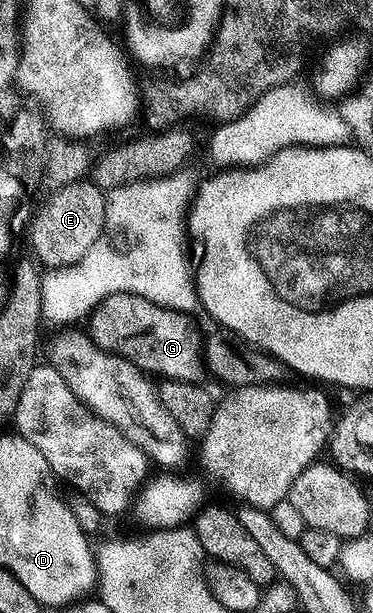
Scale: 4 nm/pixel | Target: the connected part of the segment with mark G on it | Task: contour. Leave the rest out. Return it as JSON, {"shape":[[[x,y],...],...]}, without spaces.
{"shape":[[[115,293],[106,299],[102,299],[102,303],[96,305],[96,308],[92,310],[90,316],[87,318],[86,324],[88,324],[86,332],[97,347],[105,349],[107,353],[114,353],[117,357],[126,358],[130,364],[138,366],[145,374],[153,375],[152,373],[161,373],[159,376],[169,381],[186,381],[189,383],[200,383],[205,380],[203,377],[206,377],[206,366],[204,364],[204,341],[202,340],[202,333],[200,337],[199,331],[196,330],[198,328],[197,322],[186,313],[180,313],[176,309],[167,309],[164,305],[154,303],[145,297],[136,297],[133,293]]]}

